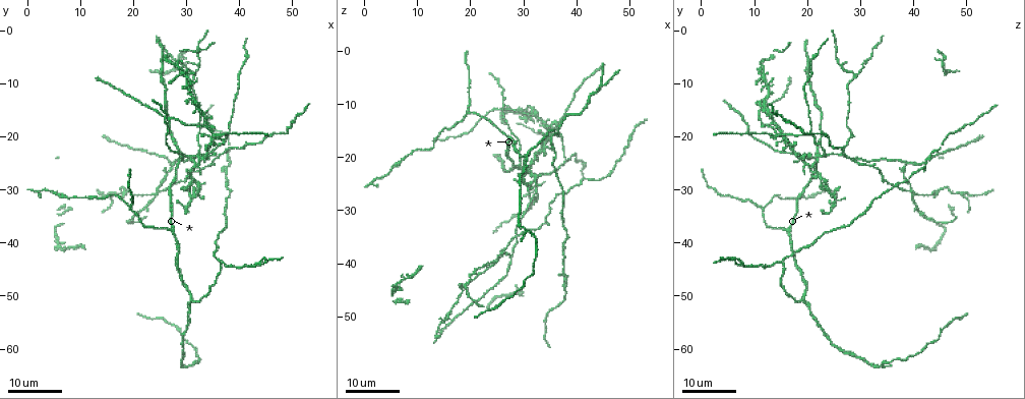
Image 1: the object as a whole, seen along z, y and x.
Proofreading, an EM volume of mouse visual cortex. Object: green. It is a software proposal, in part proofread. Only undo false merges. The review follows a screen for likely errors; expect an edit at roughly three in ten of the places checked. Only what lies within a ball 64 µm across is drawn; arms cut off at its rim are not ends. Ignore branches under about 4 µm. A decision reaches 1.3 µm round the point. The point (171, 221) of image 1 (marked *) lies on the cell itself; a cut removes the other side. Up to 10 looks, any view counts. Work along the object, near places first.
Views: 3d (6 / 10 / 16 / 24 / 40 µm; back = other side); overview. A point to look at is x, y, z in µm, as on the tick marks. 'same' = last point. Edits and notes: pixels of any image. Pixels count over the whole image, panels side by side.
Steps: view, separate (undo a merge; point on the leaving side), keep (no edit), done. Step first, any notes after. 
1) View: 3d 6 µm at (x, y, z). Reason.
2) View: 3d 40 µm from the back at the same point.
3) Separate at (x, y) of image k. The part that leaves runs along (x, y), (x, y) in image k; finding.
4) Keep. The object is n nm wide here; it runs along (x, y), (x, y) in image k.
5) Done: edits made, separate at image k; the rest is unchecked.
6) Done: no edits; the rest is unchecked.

View: 3d 24 µm at (28.0, 25.5, 38.5). A fork.

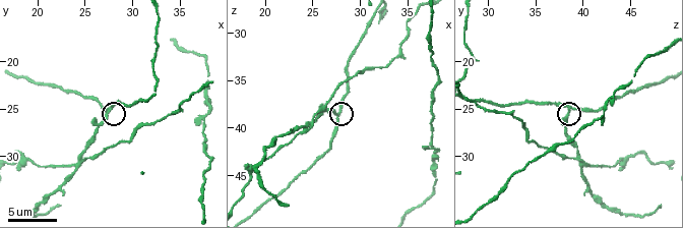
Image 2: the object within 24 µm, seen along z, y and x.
View: 3d 10 µm at (27.2, 25.4, 38.2). Closer look.

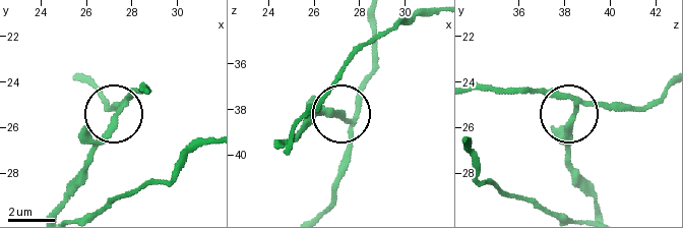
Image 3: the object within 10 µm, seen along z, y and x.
Separate at (108, 134) of image 3. The object is 190 nm wide here; two cells meet here.

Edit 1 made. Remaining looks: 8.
View: overview. Redraw.

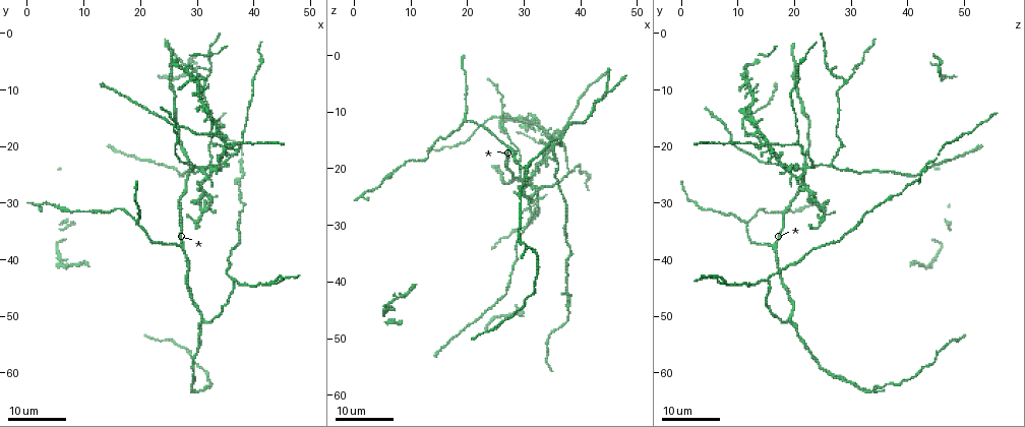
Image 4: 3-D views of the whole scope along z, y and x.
View: 3d 16 µm at (32.5, 23.0, 26.5). Branch point.

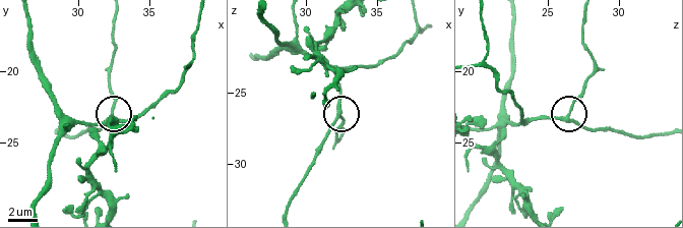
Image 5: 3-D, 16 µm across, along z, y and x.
View: 3d 6 µm at (32.4, 23.0, 26.4).

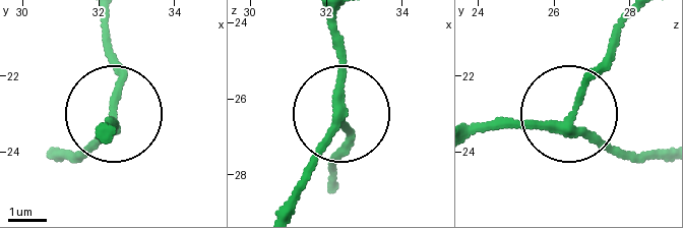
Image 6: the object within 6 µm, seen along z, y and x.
Keep. The side arm is 49 µm long; 3 arms meet here; one cell here.

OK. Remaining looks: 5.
View: 3d 24 µm at (29.5, 23.5, 22.5). Side arm on a straight run.

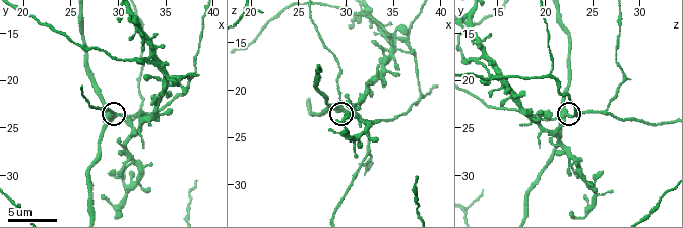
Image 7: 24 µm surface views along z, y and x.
View: 3d 10 µm at (29.6, 23.6, 22.2).

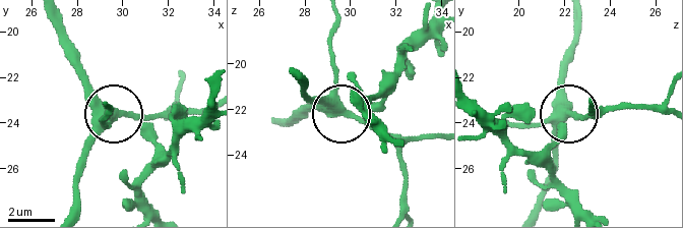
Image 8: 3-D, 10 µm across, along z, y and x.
Keep. The object is 300 nm wide here; all the same cell.

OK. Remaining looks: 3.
View: 3d 24 µm at (27.0, 37.5, 16.0). Branch point.

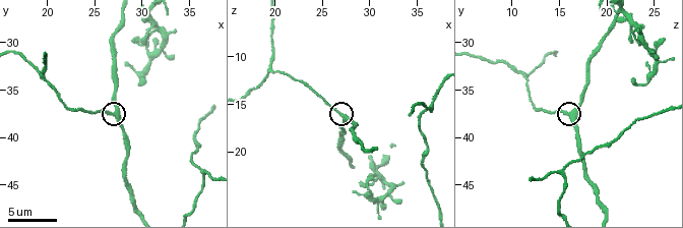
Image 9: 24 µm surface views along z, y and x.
View: 3d 10 µm at (27.2, 37.6, 16.0). Closer look.

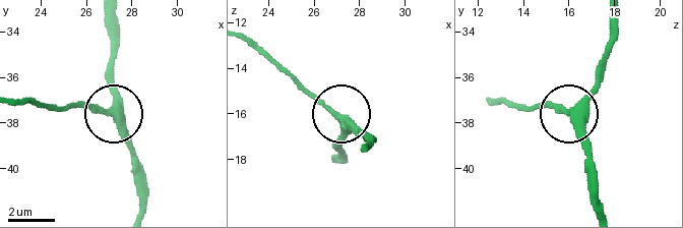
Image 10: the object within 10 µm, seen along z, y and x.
Keep. The side arm is 39 µm long; it runs along (339, 139), (337, 113), (284, 66) in image 10; all the same cell.

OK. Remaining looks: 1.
View: 3d 6 µm at (19.4, 33.4, 11.2). Three arms meet.

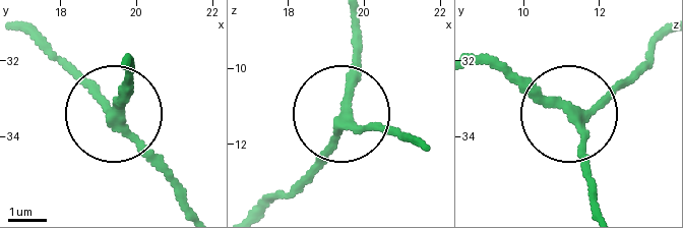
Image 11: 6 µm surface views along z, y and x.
Keep. 3 arms meet here; it runs along (597, 207), (577, 119), (533, 99), (487, 54) in image 11; all the same cell.

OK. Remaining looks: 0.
Done: edits made, separate at image 3; the rest is unchecked.

